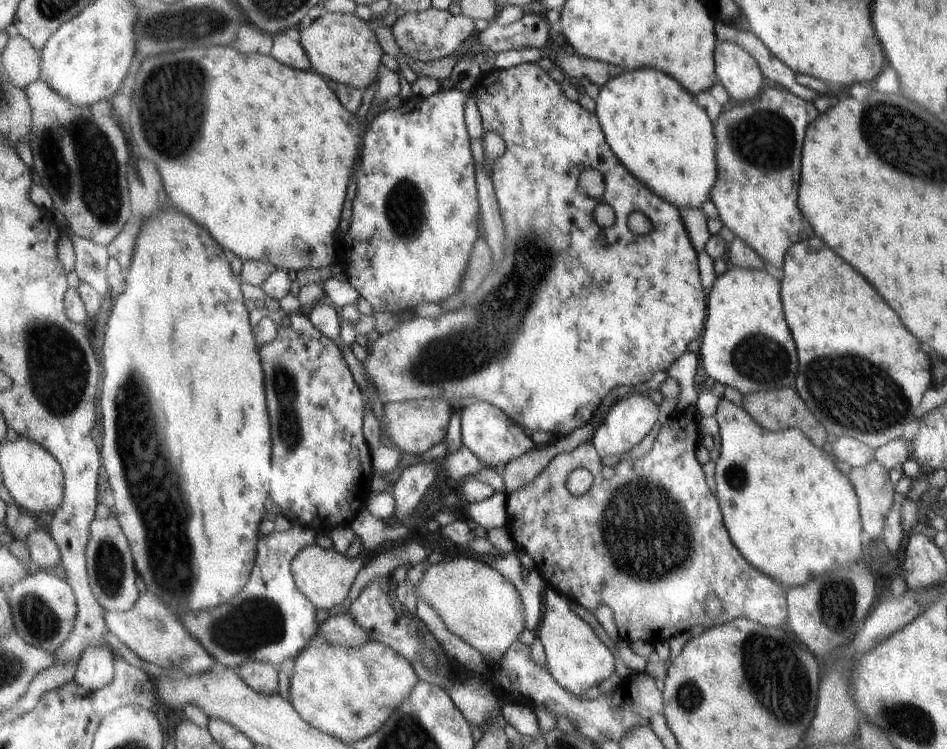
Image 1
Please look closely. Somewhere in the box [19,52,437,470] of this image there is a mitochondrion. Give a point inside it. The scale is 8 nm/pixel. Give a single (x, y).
(91, 178)

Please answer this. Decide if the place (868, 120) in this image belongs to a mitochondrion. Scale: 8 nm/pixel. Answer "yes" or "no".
yes

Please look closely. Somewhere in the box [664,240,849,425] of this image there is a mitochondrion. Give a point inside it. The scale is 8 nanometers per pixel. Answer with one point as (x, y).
(761, 358)

